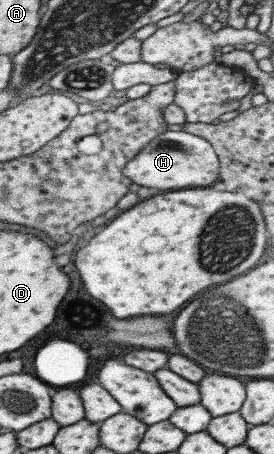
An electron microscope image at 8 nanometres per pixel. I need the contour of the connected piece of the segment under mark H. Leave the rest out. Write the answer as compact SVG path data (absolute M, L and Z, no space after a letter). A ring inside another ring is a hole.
M164 131L147 142L123 168L124 176L132 183L156 188L156 190L180 190L180 188L204 188L219 178L219 158L206 139L194 133Z

